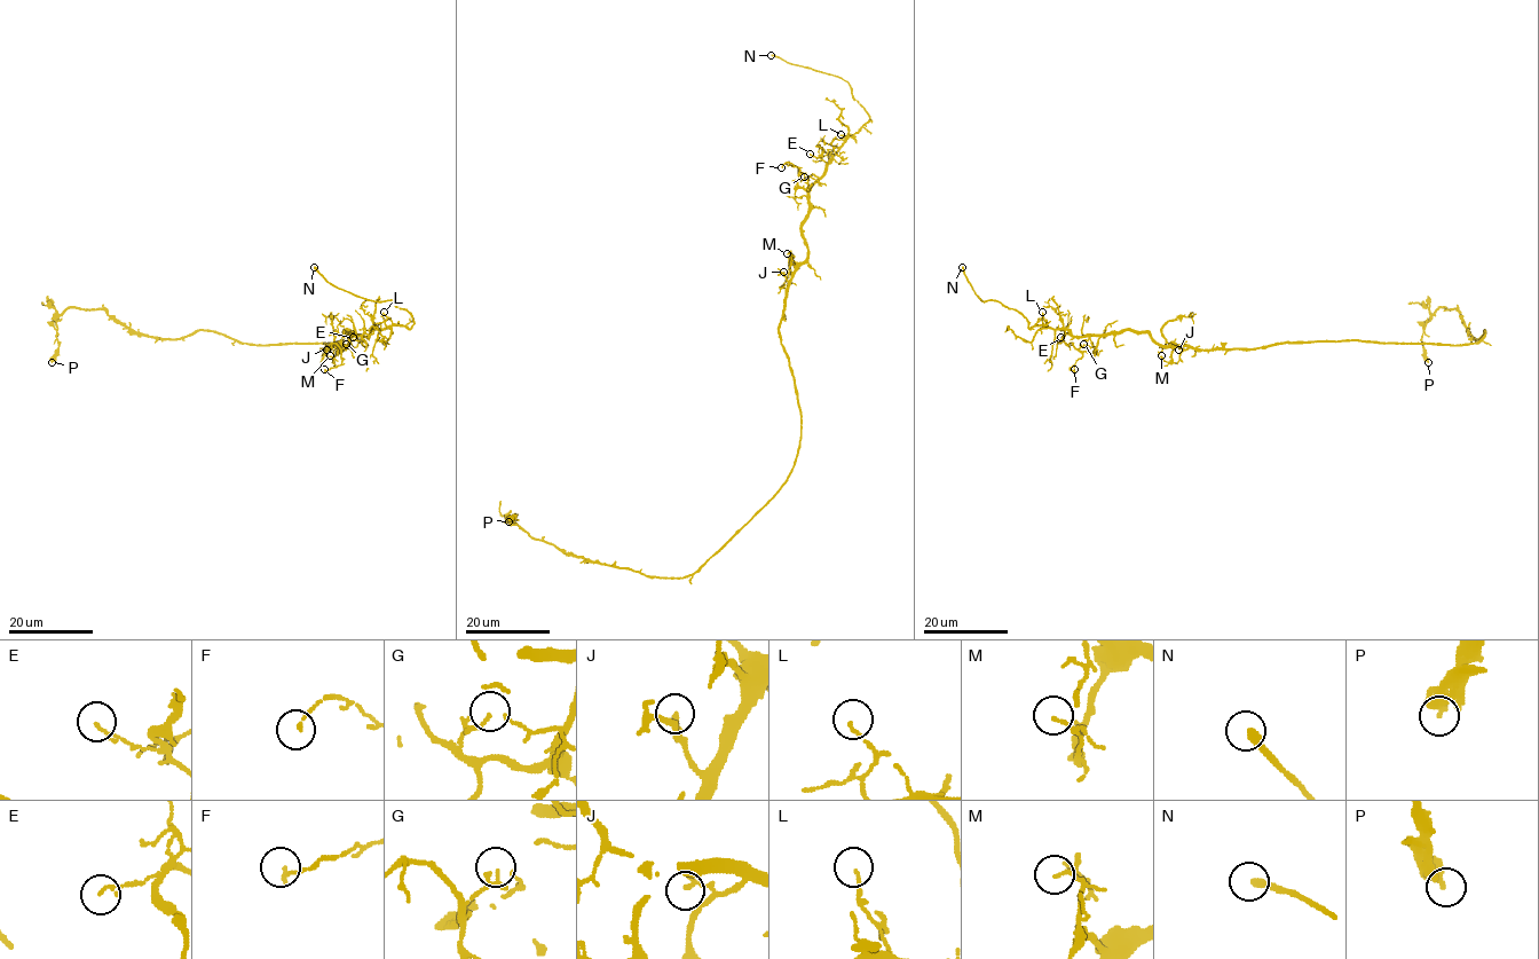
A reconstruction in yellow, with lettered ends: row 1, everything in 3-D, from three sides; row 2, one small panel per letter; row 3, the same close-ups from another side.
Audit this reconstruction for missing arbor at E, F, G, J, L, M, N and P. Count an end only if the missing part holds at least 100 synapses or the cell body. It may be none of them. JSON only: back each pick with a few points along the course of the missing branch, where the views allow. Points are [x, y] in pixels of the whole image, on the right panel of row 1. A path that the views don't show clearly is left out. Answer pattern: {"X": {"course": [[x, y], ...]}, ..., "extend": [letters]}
{"extend": ["N"]}

